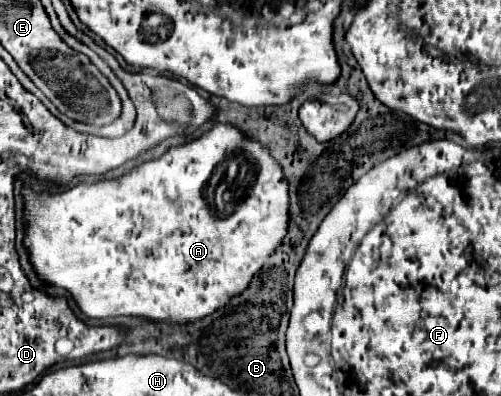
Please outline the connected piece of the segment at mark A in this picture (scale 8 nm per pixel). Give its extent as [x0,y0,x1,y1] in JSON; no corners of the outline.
[23,124,289,322]

